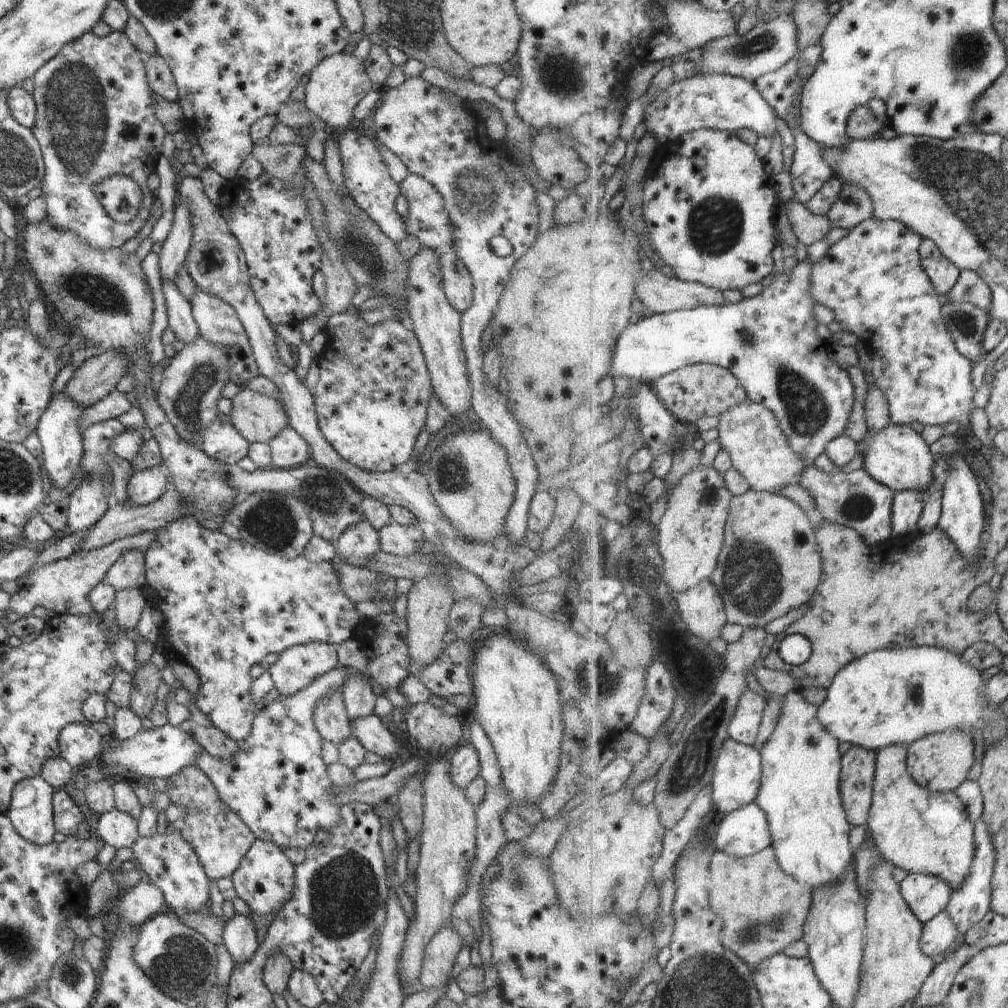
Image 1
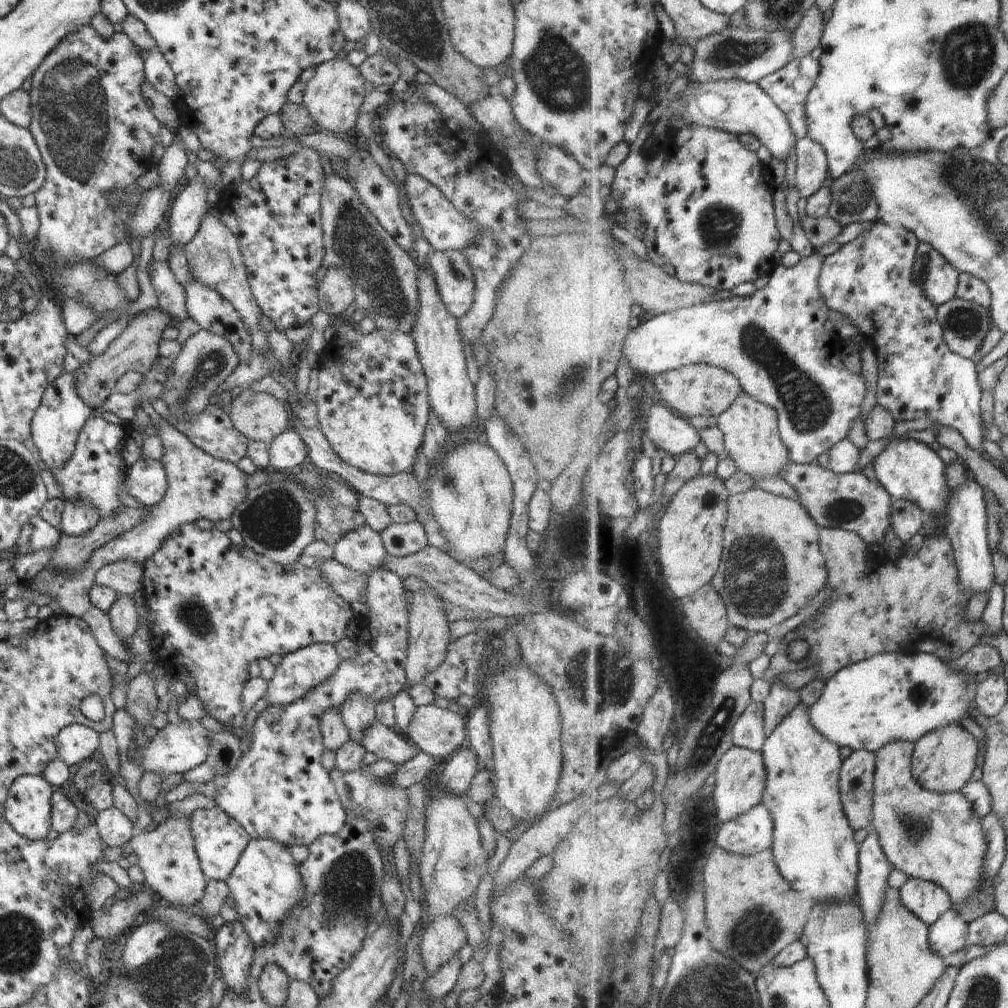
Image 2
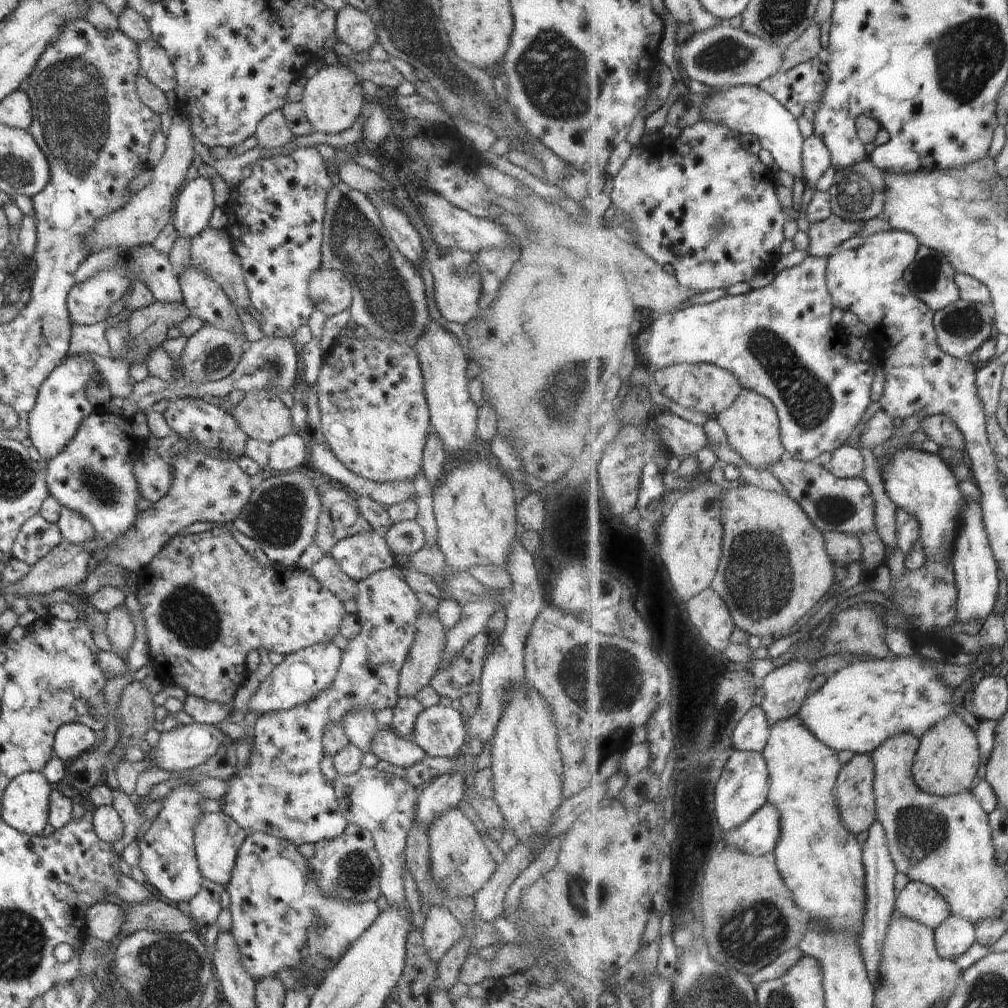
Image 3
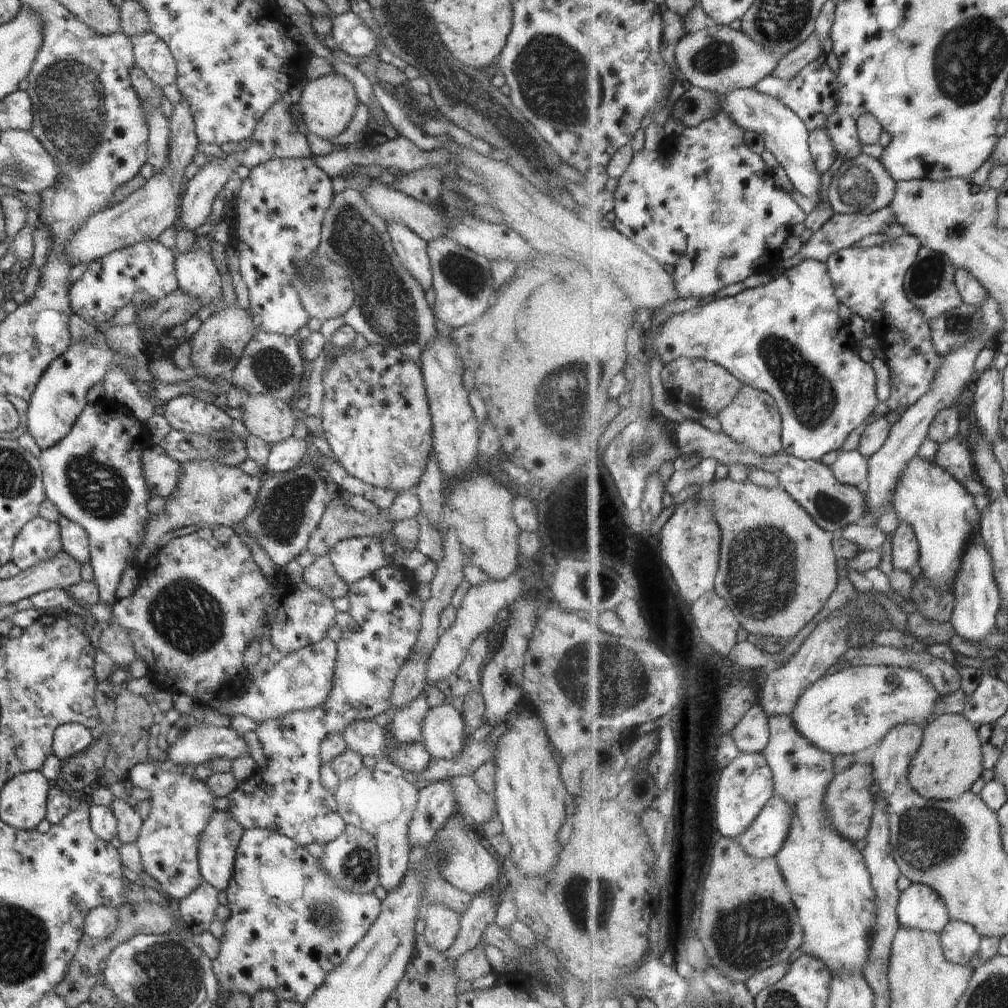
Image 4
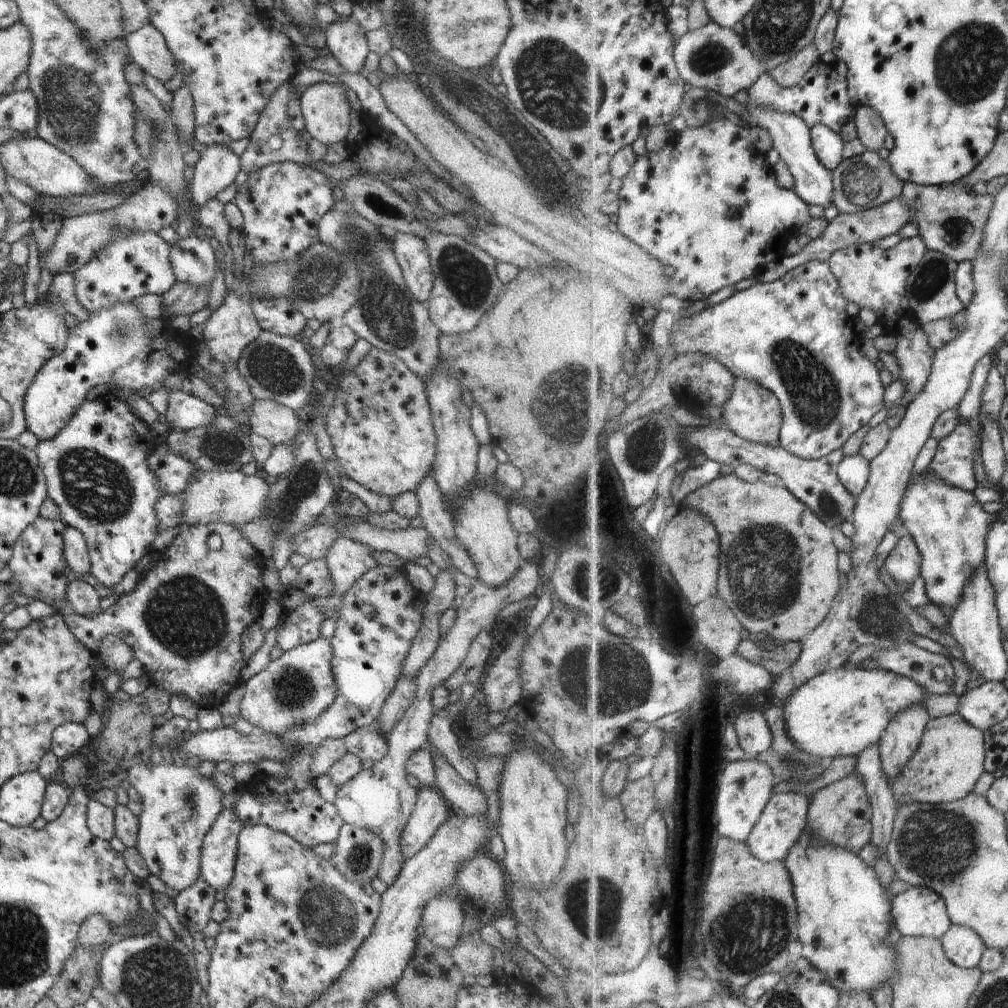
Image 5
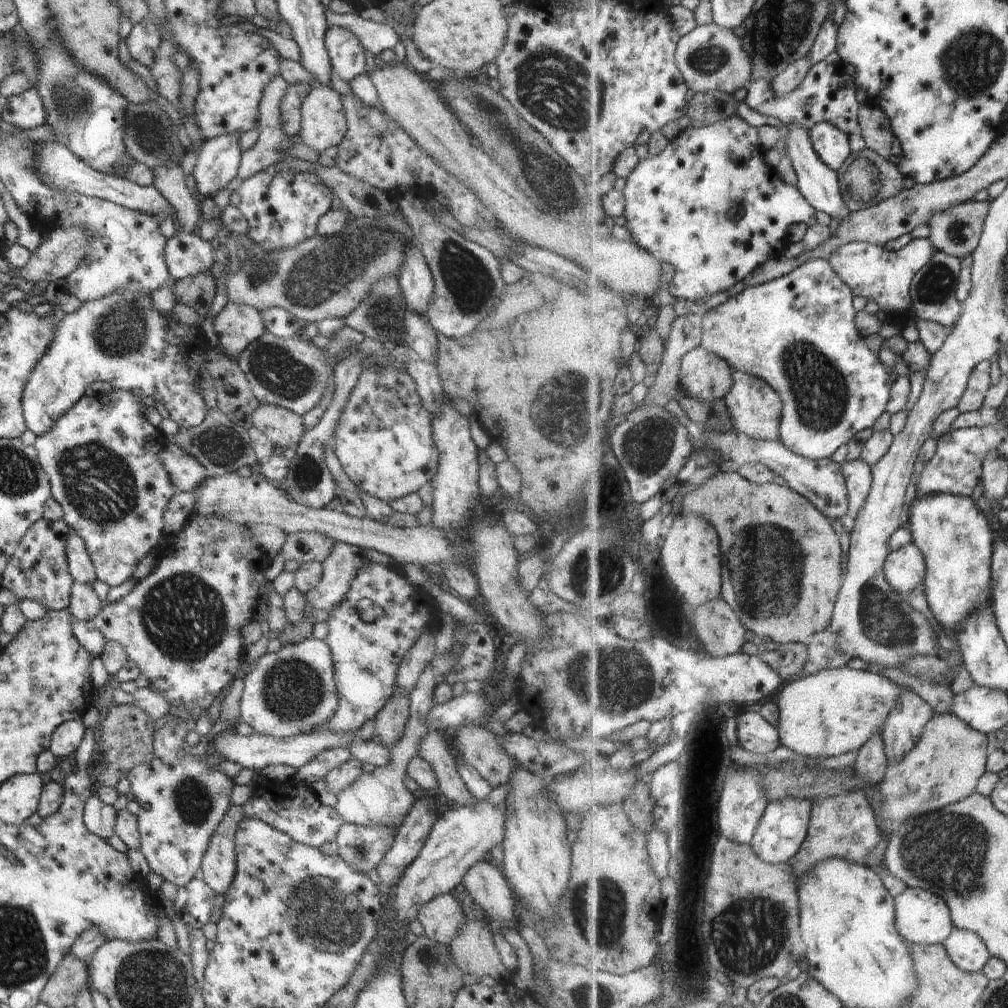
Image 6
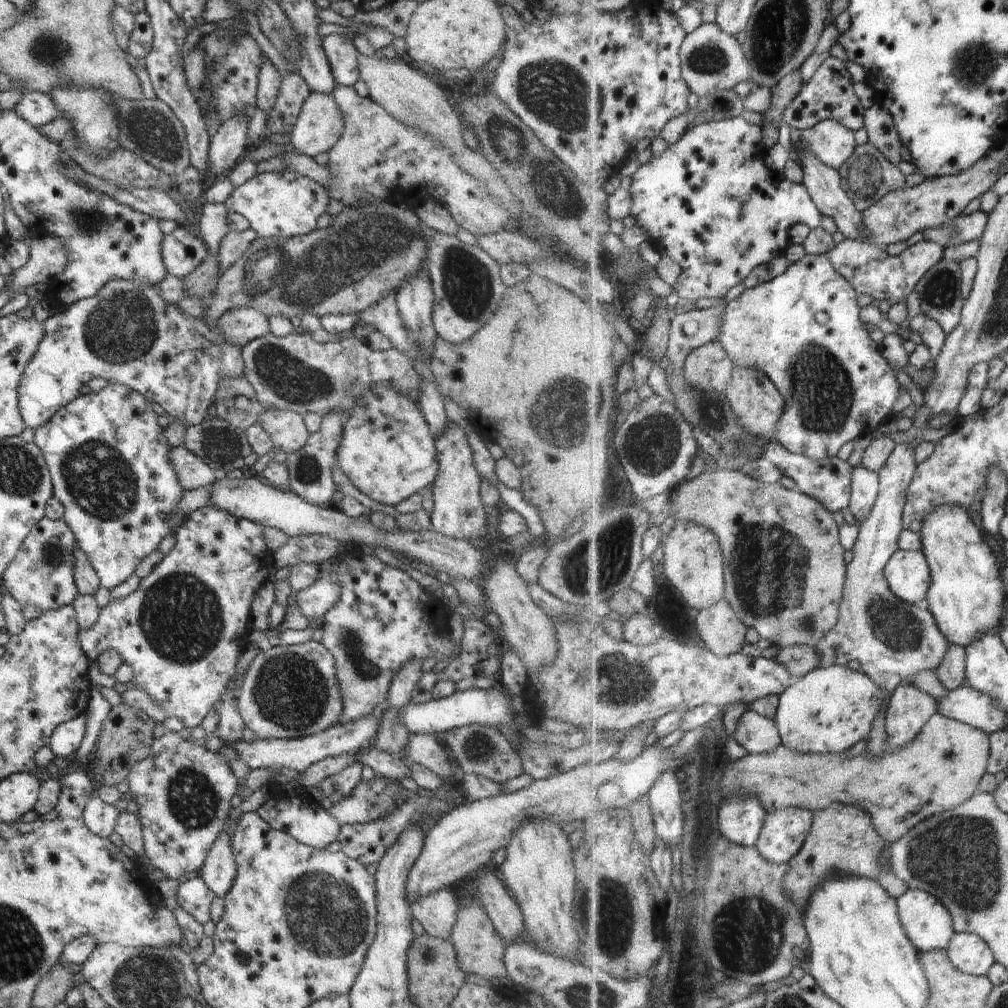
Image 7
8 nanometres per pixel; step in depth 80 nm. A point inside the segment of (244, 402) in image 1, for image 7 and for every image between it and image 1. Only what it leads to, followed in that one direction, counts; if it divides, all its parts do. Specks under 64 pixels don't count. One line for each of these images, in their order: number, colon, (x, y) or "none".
2: (258, 416)
3: (261, 415)
4: (272, 420)
5: (278, 424)
6: (285, 429)
7: (286, 429)

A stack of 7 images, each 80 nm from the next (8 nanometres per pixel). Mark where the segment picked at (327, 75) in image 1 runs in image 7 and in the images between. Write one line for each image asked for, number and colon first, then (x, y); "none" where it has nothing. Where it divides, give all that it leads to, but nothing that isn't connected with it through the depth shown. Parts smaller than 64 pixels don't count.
2: (333, 96)
3: (332, 99)
4: (327, 105)
5: (325, 108)
6: (323, 124)
7: (319, 126)

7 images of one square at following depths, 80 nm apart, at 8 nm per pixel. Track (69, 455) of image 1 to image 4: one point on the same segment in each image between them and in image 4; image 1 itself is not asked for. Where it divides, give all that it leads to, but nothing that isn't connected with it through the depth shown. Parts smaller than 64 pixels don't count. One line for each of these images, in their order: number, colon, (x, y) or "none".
2: (58, 421)
3: (61, 406)
4: (60, 396)

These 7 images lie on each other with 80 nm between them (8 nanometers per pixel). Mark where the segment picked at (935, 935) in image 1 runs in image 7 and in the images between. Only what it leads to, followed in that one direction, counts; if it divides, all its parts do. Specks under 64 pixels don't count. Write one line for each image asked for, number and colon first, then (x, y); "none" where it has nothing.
2: (950, 934)
3: (957, 935)
4: (961, 941)
5: (964, 945)
6: (967, 949)
7: (971, 953)

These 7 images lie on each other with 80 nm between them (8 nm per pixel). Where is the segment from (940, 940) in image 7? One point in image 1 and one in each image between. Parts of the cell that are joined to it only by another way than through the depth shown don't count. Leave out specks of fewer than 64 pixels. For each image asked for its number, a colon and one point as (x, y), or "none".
1: (929, 896)
2: (931, 901)
3: (922, 902)
4: (921, 907)
5: (920, 911)
6: (923, 916)

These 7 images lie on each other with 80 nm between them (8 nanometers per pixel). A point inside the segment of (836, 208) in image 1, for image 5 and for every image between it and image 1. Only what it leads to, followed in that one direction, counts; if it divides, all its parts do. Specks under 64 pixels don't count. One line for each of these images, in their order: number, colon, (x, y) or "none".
2: (855, 200)
3: (858, 193)
4: (864, 185)
5: (866, 181)

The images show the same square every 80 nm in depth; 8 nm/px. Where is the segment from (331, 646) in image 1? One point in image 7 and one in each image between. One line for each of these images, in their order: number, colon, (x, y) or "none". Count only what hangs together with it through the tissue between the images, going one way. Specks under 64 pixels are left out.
2: (304, 669)
3: (301, 675)
4: (303, 679)
5: (297, 687)
6: (293, 691)
7: (289, 691)

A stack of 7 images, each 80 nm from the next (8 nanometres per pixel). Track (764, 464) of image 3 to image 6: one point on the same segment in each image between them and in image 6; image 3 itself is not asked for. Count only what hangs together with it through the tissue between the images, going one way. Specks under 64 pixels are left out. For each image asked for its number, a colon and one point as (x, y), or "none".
4: (754, 419)
5: (754, 412)
6: (757, 408)

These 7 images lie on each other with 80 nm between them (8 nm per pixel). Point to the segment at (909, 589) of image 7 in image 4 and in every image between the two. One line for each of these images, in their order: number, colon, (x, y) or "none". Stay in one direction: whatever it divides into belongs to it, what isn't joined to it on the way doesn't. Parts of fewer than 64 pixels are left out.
4: (906, 549)
5: (905, 563)
6: (907, 568)

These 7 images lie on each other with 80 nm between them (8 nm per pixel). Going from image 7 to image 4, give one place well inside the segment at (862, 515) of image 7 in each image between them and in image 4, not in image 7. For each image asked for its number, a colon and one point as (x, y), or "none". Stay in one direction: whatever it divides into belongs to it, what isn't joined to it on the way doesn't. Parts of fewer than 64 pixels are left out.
4: (851, 468)
5: (854, 470)
6: (859, 474)

